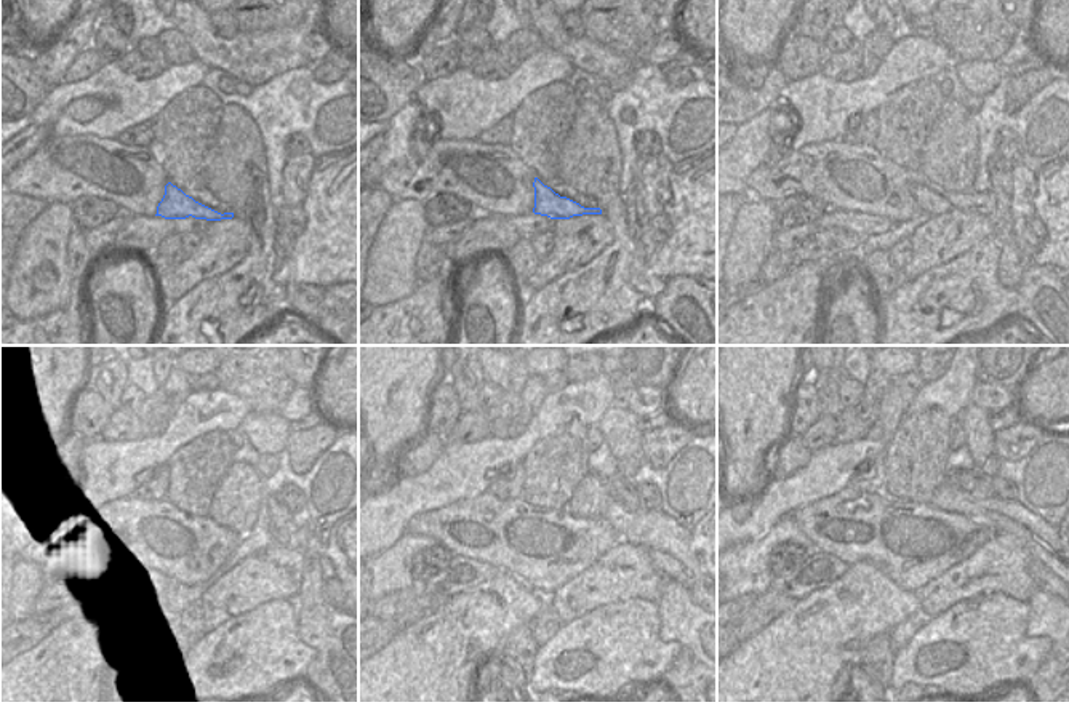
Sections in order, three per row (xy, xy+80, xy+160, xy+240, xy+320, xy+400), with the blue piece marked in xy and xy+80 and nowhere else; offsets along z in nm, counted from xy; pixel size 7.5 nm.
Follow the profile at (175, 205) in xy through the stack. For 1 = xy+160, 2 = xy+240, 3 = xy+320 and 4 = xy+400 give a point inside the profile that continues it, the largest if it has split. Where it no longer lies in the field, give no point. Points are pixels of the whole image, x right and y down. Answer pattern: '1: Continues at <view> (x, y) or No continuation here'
1: Continues at xy+160 (932, 199)
2: Continues at xy+240 (292, 558)
3: Continues at xy+320 (666, 565)
4: Continues at xy+400 (1042, 576).

